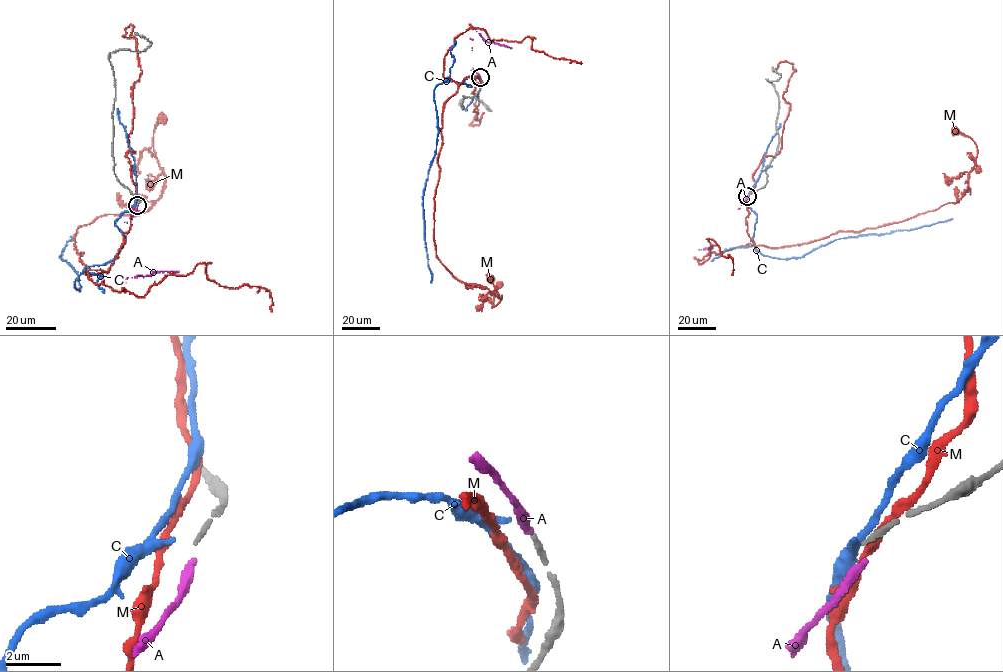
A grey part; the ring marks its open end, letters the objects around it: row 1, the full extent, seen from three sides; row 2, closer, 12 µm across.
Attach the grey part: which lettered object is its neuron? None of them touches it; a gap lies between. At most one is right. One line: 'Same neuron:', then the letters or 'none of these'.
Same neuron: none of these

